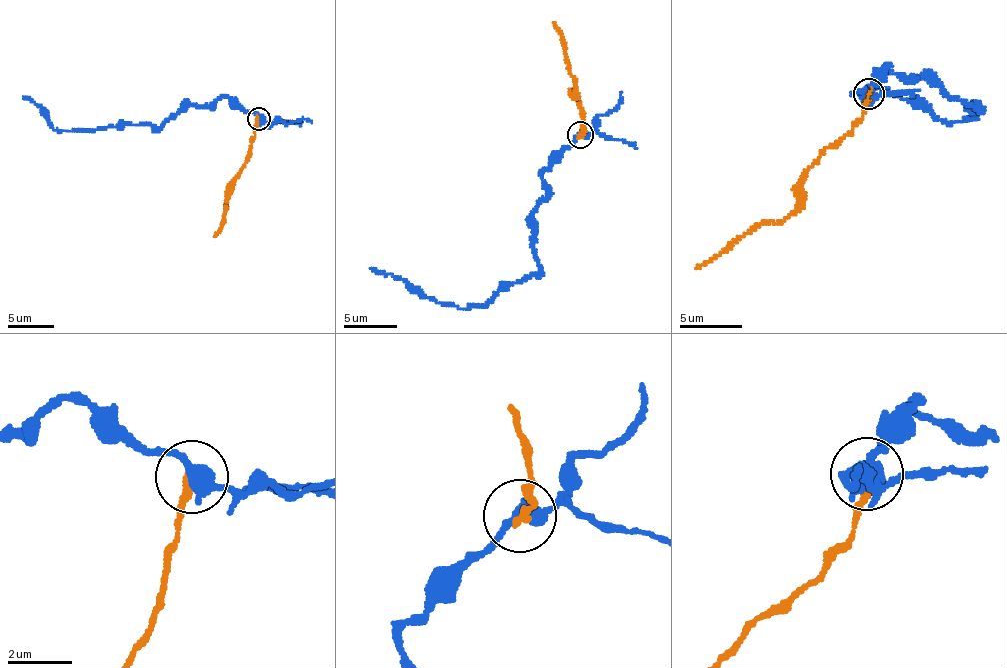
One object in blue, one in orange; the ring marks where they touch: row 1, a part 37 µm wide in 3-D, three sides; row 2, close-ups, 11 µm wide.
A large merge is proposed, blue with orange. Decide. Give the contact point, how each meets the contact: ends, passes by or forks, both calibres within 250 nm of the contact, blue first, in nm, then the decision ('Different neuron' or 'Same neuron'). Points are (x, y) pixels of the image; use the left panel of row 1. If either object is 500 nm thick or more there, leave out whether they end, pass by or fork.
Place: (258, 118). At the ring blue passes by. At the ring orange ends. Thickness 440 nm (blue) against 240 nm. Different neuron

